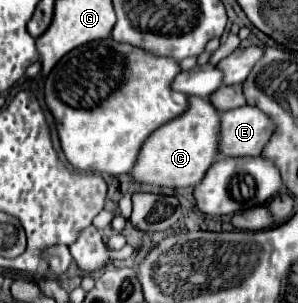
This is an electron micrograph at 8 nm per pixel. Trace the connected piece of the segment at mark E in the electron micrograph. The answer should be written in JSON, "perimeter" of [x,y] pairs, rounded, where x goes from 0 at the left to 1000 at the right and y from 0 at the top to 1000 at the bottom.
{"perimeter":[[[822,347],[742,373],[742,512],[748,518],[862,518],[883,479],[916,452],[923,406],[876,360]]]}

